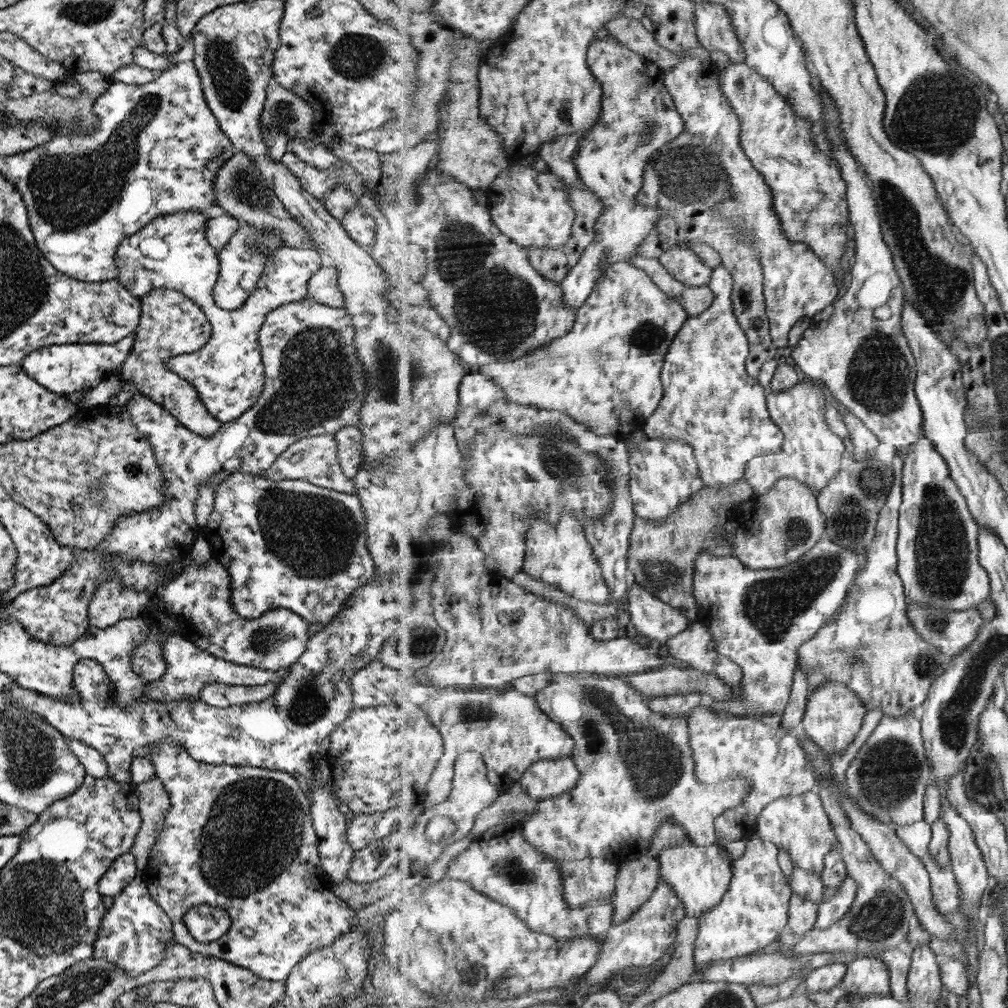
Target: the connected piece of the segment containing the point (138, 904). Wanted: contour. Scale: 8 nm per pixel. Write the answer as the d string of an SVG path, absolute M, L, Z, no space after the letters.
M139 877L124 886L107 908L97 930L92 956L123 969L127 976L137 976L159 965L163 951L172 940L171 919L149 898Z

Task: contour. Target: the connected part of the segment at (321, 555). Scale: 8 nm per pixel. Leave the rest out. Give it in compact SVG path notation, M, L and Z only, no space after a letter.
M233 472L225 476L215 486L214 501L211 514L207 518L206 525L202 529L203 535L210 546L211 555L225 565L229 575L228 601L231 608L244 619L261 617L266 610L287 609L298 614L306 622L328 624L336 614L344 608L344 602L352 596L353 591L373 579L374 566L368 550L366 549L365 520L361 512L360 502L354 494L345 494L333 490L319 488L303 480L269 481L262 477L247 476L241 472Z

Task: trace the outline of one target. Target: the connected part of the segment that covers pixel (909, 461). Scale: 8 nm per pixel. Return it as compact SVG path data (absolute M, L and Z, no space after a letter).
M925 436L911 446L906 456L903 475L903 504L898 536L898 573L902 576L908 602L928 604L943 610L977 609L992 594L990 574L980 561L980 525L974 520L966 495L951 477L946 459L935 443Z

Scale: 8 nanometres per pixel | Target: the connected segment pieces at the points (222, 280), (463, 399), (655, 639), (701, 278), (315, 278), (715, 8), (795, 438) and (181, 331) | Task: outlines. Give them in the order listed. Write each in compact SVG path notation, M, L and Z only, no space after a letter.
M241 223L228 241L227 246L217 249L216 252L219 268L216 281L212 286L212 297L219 308L235 310L245 303L246 298L253 292L268 254L281 247L282 240L269 231L260 233L248 224Z
M471 369L463 379L460 390L460 404L462 407L475 407L479 410L486 409L495 401L508 400L502 386L493 378Z
M633 580L625 601L631 616L631 625L650 638L653 644L666 644L691 625L687 614L679 614L674 607Z
M687 241L667 249L658 260L679 282L690 287L709 286L714 274L714 269L701 261Z
M334 266L320 267L307 282L307 297L315 302L336 309L344 306L342 292L338 288L337 271Z
M695 3L695 34L707 52L726 52L735 63L746 62L746 50L735 33L727 7L717 3Z
M804 380L789 390L779 392L772 391L767 394L766 399L771 418L778 423L786 435L783 447L781 447L778 452L779 454L783 452L783 470L787 468L787 474L785 474L785 476L797 476L799 481L806 483L811 489L821 492L841 471L843 454L845 454L845 442L843 442L843 438L830 429L829 422L827 422L826 419L826 408L829 404L833 403L830 394L819 383Z
M158 288L146 292L140 298L140 317L136 330L133 332L134 342L130 353L123 360L119 370L123 381L133 383L141 395L146 396L151 402L161 405L177 419L181 426L203 438L212 436L220 427L220 422L207 412L195 389L185 379L177 376L174 372L168 371L164 362L178 354L199 352L201 347L210 345L212 343L210 339L210 326L206 320L204 312L191 299L188 299L179 291Z

